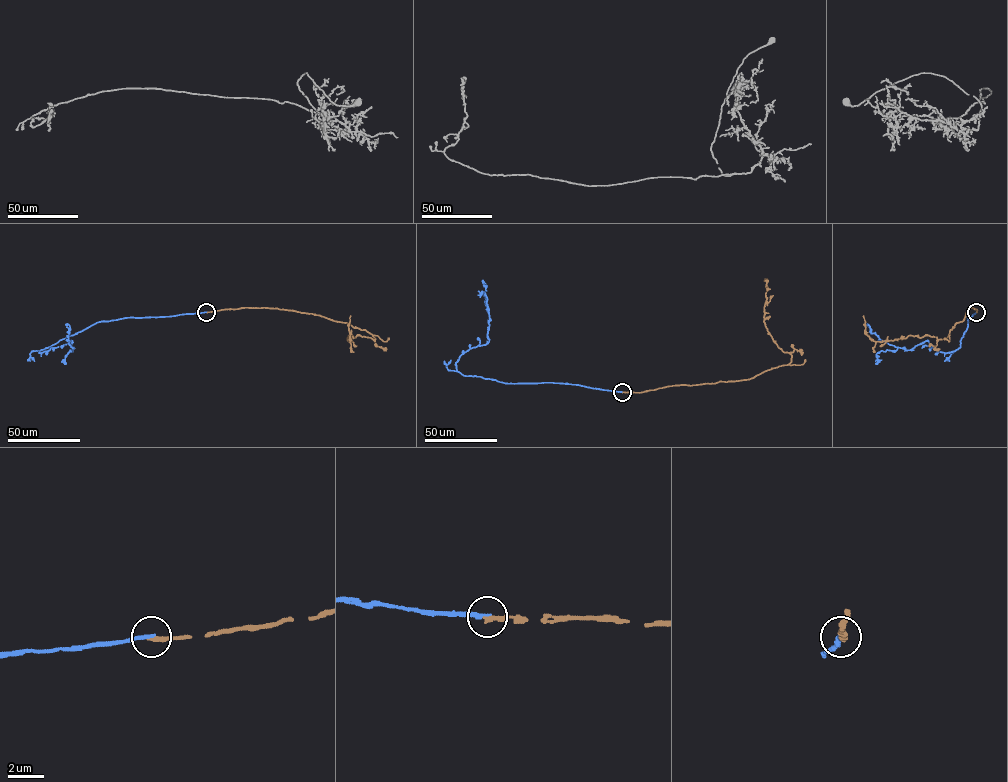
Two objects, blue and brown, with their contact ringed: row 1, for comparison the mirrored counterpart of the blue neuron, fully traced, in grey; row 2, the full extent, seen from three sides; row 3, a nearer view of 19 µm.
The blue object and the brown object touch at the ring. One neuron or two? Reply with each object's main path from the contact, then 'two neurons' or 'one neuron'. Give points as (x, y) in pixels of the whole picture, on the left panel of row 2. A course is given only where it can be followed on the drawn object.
course blue (206, 312), (98, 322), (39, 352), (70, 341), (72, 350), (68, 342), (70, 326), (66, 324); course brown (206, 312), (241, 308), (295, 310), (346, 322), (375, 339), (348, 335), (347, 340), (351, 315); two neurons

